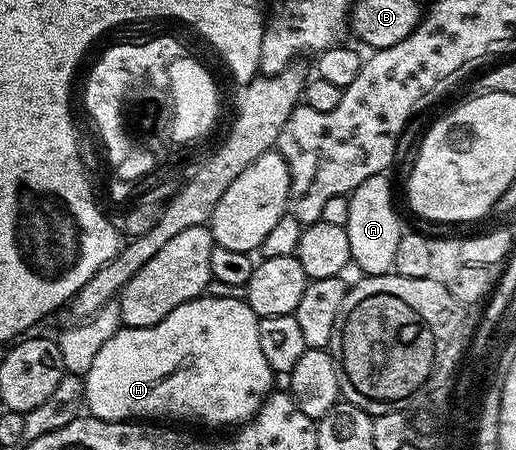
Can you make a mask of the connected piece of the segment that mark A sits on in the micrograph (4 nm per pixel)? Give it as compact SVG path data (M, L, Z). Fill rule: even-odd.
M387 175L366 178L348 196L350 218L346 225L350 238L351 263L361 268L364 276L382 276L394 269L394 253L398 251L398 238L402 231L396 204L392 201L392 184Z

